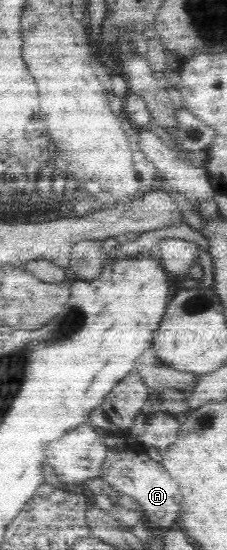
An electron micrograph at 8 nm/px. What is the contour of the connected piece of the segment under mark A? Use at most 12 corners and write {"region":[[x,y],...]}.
{"region":[[109,445],[98,482],[134,497],[149,528],[184,511],[161,463]]}

